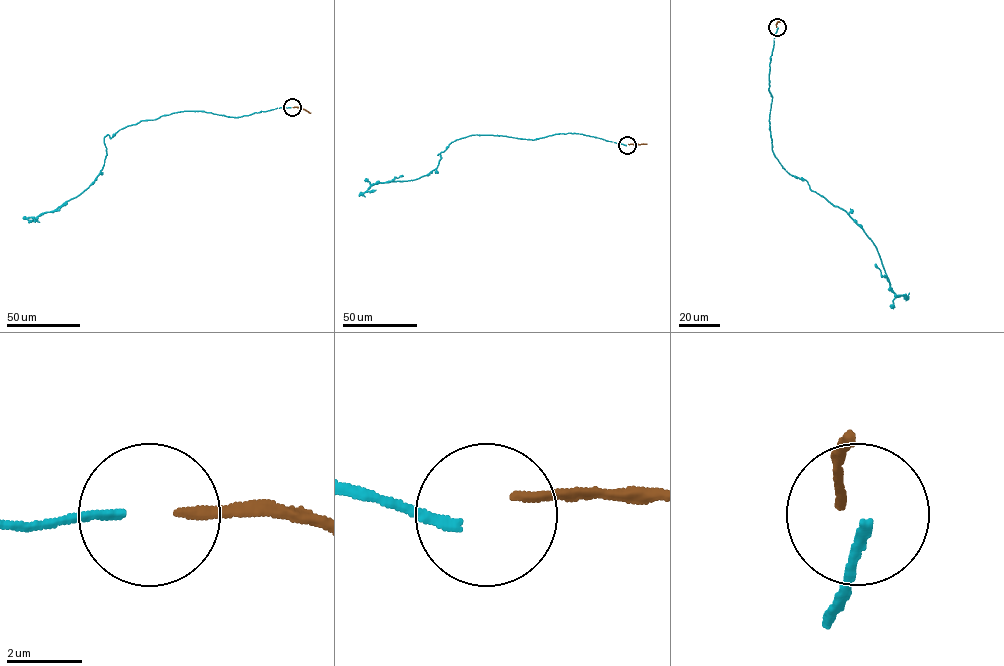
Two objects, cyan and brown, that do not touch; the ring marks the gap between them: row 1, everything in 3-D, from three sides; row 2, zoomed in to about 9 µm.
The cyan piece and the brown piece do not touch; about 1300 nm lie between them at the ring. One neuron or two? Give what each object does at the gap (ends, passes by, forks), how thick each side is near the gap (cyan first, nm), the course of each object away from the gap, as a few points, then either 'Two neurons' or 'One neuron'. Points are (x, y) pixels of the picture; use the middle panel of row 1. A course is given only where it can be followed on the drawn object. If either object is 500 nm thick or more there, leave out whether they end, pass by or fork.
At the ring cyan ends. At the ring brown ends. Thickness 220 nm (cyan) against 240 nm. Course of cyan: (626, 145), (570, 133), (534, 139), (475, 135), (453, 141), (428, 174), (376, 183), (363, 193), (376, 190). Course of brown: (628, 144), (646, 144). Two neurons

